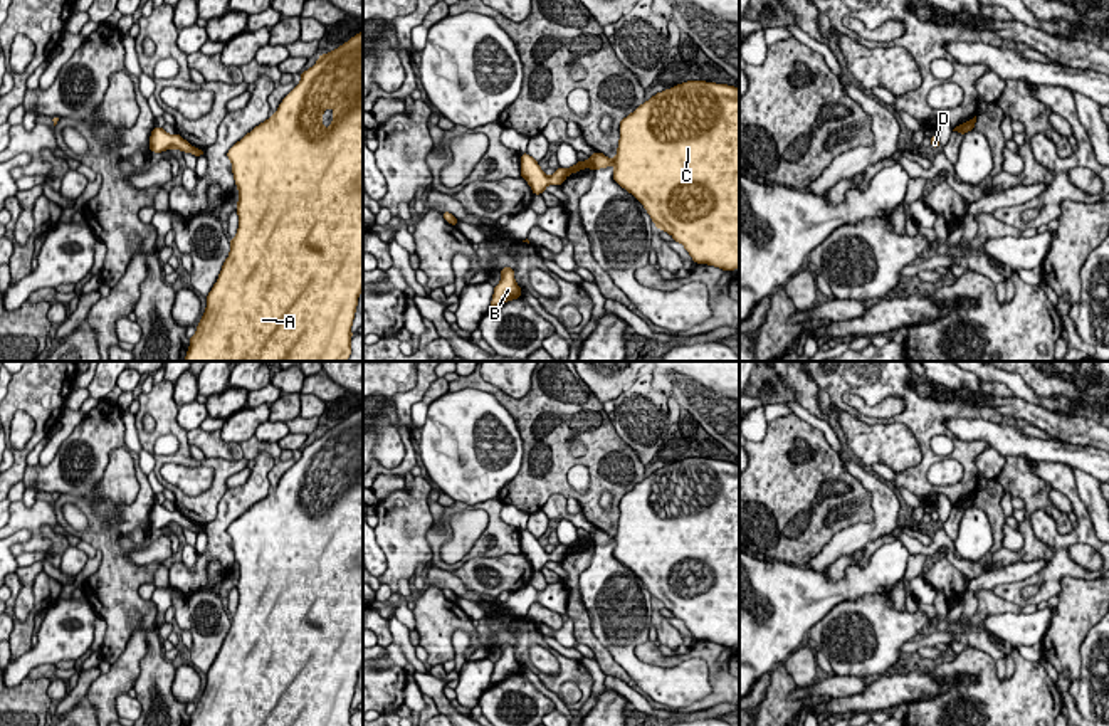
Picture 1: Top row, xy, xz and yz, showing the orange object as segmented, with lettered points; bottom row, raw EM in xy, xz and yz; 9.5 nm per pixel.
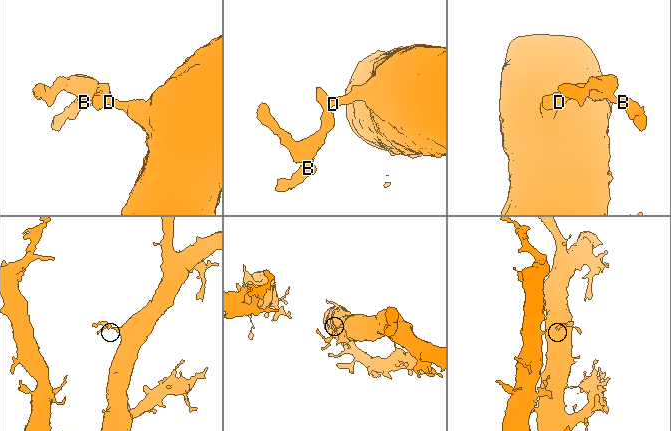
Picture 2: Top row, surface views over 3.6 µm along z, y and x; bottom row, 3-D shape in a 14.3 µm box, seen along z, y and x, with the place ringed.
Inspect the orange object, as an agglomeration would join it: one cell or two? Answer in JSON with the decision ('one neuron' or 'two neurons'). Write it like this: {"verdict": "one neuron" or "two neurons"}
{"verdict": "one neuron"}

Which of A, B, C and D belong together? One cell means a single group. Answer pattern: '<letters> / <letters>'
A B C D

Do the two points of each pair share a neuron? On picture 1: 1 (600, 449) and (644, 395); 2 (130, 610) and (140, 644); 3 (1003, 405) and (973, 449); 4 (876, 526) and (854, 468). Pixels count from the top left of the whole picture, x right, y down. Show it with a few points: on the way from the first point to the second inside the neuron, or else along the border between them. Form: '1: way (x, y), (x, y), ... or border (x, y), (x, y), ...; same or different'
1: border (610, 415), (615, 432), (635, 452), (639, 461); different
2: border (143, 627), (131, 636), (125, 651), (113, 662); different
3: border (960, 397), (977, 405), (992, 407), (1005, 420); different
4: way (881, 511), (881, 493), (869, 481); same

